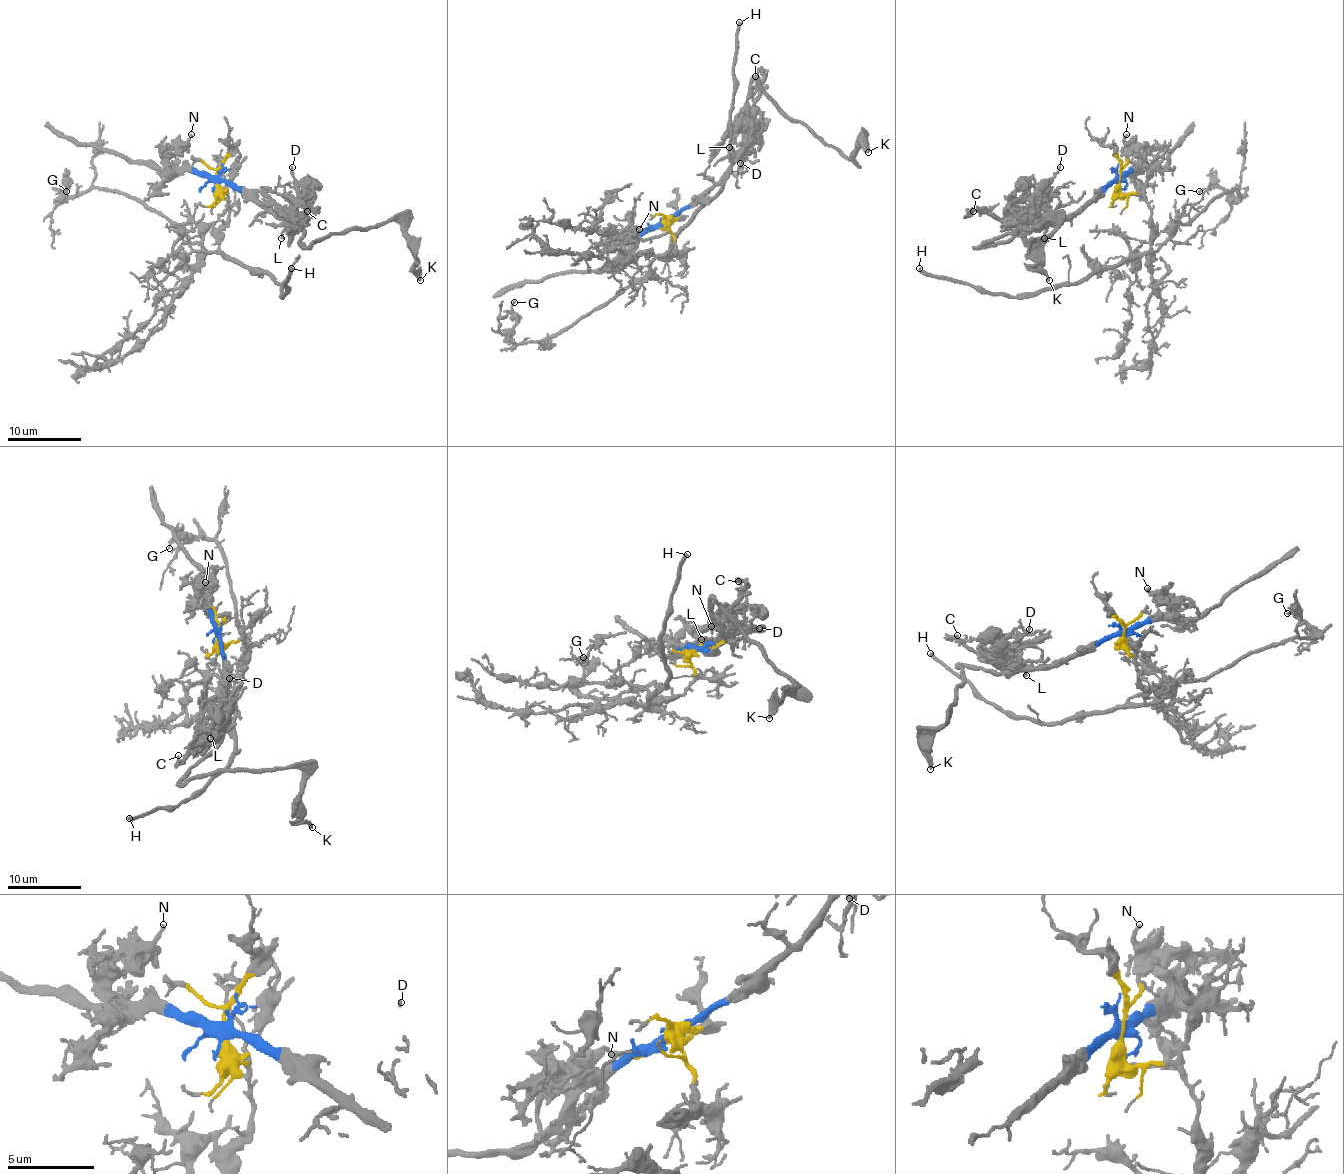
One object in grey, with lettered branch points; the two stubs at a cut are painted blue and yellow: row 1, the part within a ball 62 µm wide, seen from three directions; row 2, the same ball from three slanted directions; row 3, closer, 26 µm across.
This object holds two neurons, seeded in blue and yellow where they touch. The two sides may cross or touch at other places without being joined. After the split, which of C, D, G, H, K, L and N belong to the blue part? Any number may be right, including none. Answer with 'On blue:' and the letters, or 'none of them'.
On blue: C, D, K, L, N

